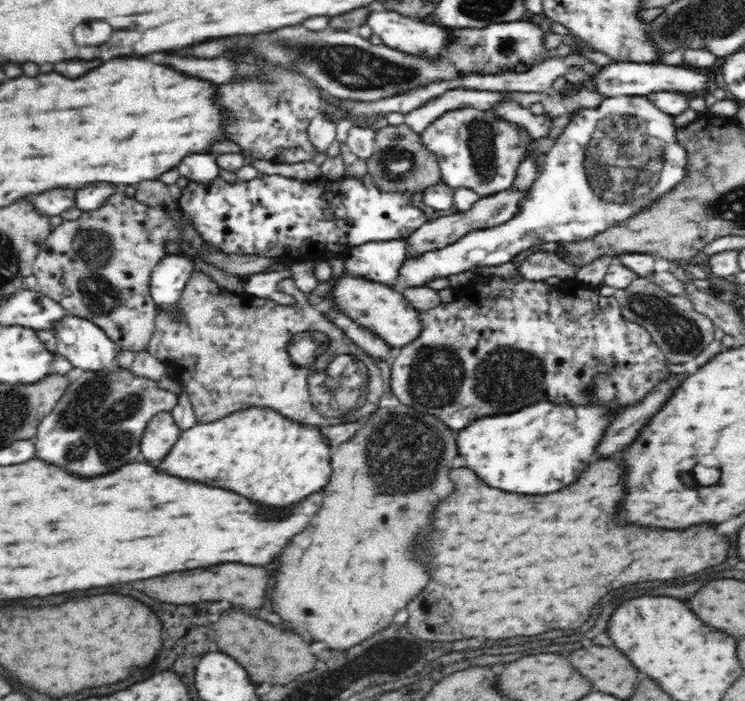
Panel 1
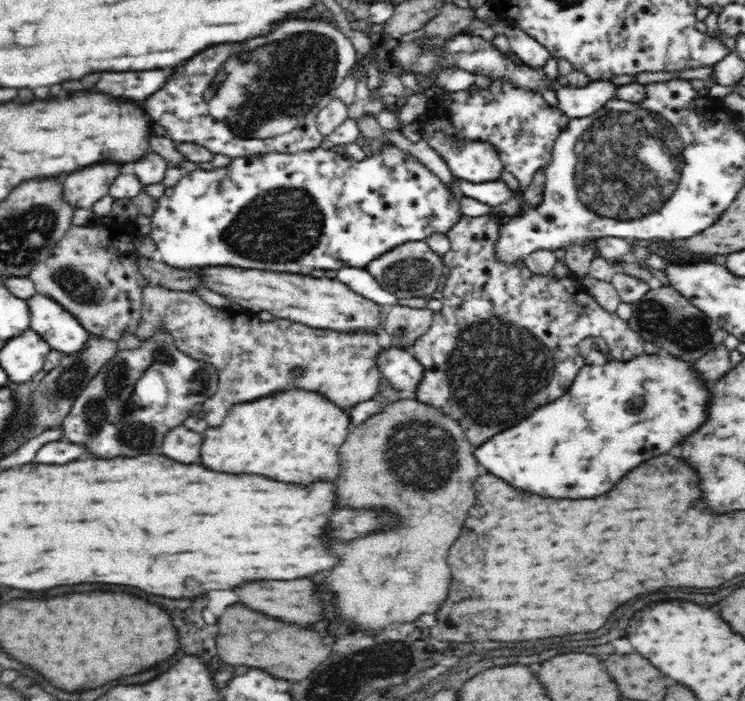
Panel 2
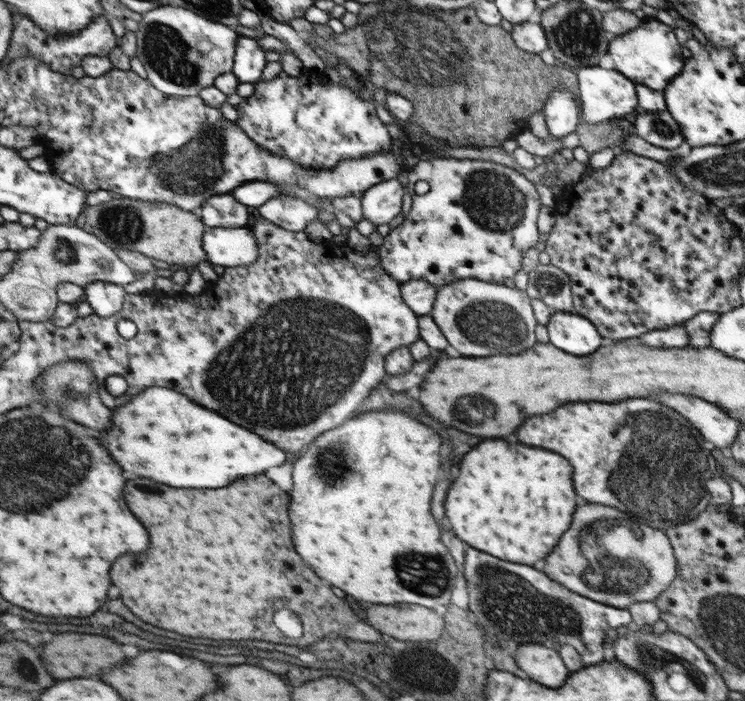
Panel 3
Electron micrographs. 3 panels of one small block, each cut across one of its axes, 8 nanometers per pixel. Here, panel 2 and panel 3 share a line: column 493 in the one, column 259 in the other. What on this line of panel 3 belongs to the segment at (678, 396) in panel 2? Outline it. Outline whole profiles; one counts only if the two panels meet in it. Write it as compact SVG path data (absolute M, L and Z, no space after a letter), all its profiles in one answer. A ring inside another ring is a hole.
M157 385L149 387L145 392L133 396L125 405L113 409L115 423L109 430L103 430L99 434L99 440L107 448L107 452L111 452L113 460L123 468L123 472L139 478L159 480L161 484L171 484L175 488L223 488L241 476L263 474L269 468L287 462L287 454L283 449L263 440L255 432L249 432L247 428L227 420L225 416L191 402L189 398L173 388Z

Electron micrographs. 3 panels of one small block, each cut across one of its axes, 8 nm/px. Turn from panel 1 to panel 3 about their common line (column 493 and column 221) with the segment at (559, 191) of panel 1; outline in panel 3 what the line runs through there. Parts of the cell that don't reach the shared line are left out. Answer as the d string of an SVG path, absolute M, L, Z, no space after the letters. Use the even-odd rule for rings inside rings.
M250 227L206 229L203 237L208 261L222 267L247 266L259 259L259 240Z

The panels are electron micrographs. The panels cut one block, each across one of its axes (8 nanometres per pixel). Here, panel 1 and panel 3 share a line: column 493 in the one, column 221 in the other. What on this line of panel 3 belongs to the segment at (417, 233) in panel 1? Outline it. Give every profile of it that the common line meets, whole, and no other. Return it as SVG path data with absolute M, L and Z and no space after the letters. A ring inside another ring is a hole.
M231 193L211 196L203 204L199 216L207 228L241 228L248 226L253 219L250 208Z

